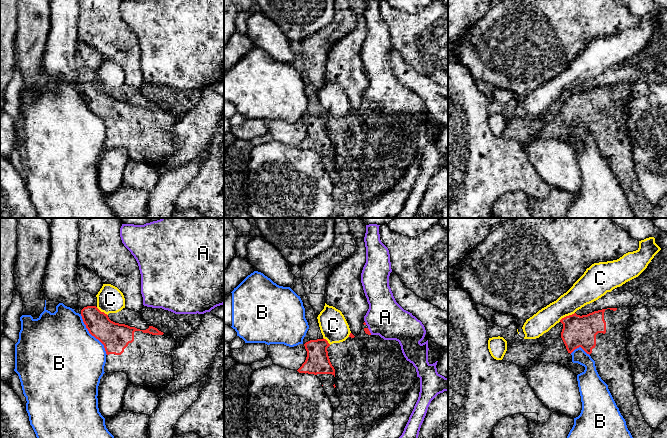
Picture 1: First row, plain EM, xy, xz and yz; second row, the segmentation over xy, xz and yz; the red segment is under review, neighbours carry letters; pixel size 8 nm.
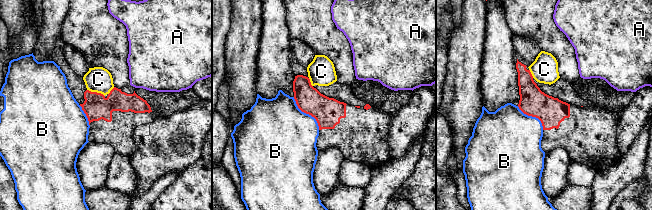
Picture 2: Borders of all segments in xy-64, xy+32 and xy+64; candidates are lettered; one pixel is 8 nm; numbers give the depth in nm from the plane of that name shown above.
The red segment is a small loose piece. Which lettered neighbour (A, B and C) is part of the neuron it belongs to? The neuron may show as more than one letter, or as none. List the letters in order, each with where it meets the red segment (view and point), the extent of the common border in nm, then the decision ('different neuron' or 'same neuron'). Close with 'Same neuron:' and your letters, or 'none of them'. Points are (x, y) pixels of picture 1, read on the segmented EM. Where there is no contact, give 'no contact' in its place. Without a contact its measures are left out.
A: contact xz (369, 331); length 70 nm; different neuron
B: contact xy (92, 335); length 400 nm; different neuron
C: contact yz (566, 316); length 150 nm; different neuron
Same neuron: none of them

